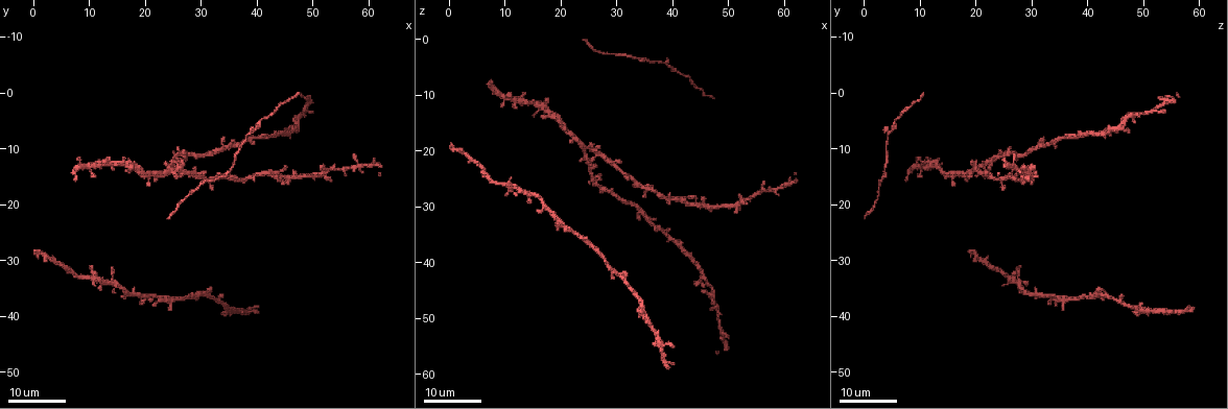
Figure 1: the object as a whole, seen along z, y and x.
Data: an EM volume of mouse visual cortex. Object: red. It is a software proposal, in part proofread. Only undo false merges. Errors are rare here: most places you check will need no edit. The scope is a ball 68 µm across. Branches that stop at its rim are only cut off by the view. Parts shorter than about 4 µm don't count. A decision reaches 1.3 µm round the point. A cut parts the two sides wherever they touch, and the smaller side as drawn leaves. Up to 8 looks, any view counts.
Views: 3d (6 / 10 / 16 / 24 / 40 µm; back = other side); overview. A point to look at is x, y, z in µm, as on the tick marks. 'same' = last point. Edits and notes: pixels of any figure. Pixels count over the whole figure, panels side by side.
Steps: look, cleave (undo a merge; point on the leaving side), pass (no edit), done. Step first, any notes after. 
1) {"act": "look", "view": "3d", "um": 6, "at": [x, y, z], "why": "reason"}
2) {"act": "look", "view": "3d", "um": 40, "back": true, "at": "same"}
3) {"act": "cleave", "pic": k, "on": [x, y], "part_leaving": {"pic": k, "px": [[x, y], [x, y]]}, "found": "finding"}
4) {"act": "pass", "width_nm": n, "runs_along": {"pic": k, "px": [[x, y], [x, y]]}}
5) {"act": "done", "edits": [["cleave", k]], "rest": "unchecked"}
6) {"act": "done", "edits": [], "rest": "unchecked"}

{"act": "look", "view": "3d", "um": 16, "at": [36.5, 39.0, 52.5], "why": "thick turns thin"}

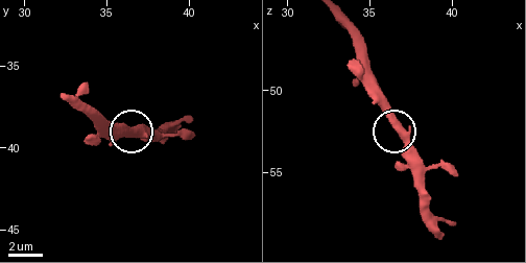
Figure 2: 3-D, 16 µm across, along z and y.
{"act": "look", "view": "3d", "um": 10, "at": [36.7, 39.0, 52.3], "why": "zoom in"}

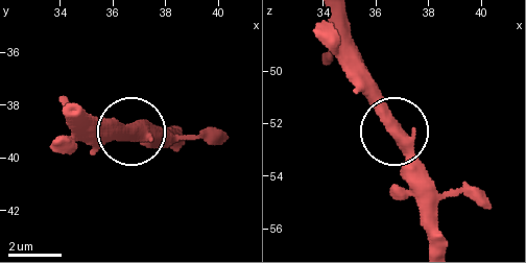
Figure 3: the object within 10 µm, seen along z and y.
{"act": "pass", "found": "one cell here"}

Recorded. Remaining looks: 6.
{"act": "look", "view": "3d", "um": 16, "at": [46.5, 7.0, 43.5], "why": "side arm on a straight run"}

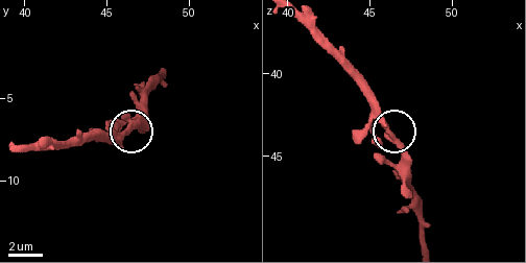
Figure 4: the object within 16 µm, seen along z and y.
{"act": "look", "view": "3d", "um": 6, "at": [46.2, 7.0, 43.4], "why": "closer look"}

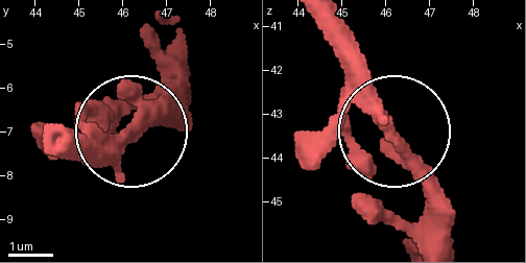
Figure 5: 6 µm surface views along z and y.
{"act": "pass", "arms": 3, "runs_along": {"pic": 5, "px": [[312, 19], [447, 217]]}, "found": "continuous, no second cell"}

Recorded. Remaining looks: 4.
{"act": "look", "view": "3d", "um": 16, "at": [52.0, 14.5, 29.5]}

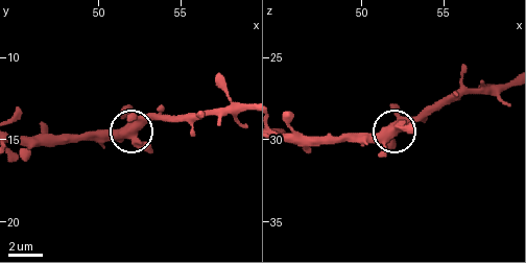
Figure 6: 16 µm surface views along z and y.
{"act": "look", "view": "3d", "um": 10, "at": "same", "why": "zoom in"}

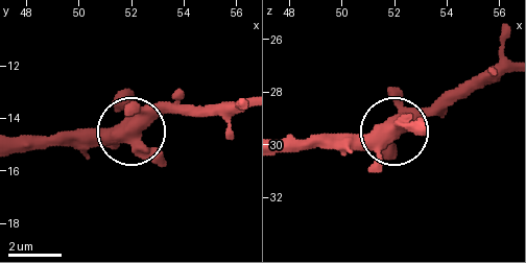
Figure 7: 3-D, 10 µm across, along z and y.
{"act": "pass", "width_nm": 420, "runs_along": {"pic": 7, "px": [[19, 140], [120, 140], [171, 95]]}, "found": "continuous, no second cell"}

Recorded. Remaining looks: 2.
{"act": "look", "view": "3d", "um": 16, "at": [24.5, 14.0, 19.5], "why": "four arms meet"}

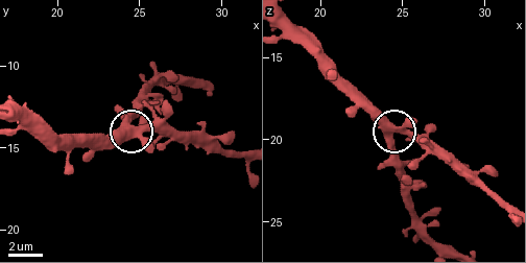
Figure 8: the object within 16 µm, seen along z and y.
{"act": "look", "view": "3d", "um": 6, "at": [24.6, 14.0, 19.5], "why": "zoom in"}

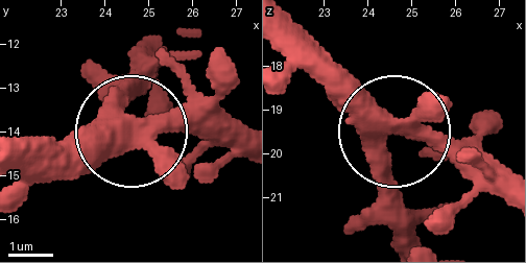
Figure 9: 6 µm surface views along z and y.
{"act": "pass", "width_nm": 460, "found": "one cell here"}

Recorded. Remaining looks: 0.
{"act": "done", "edits": [], "rest": "unchecked"}

